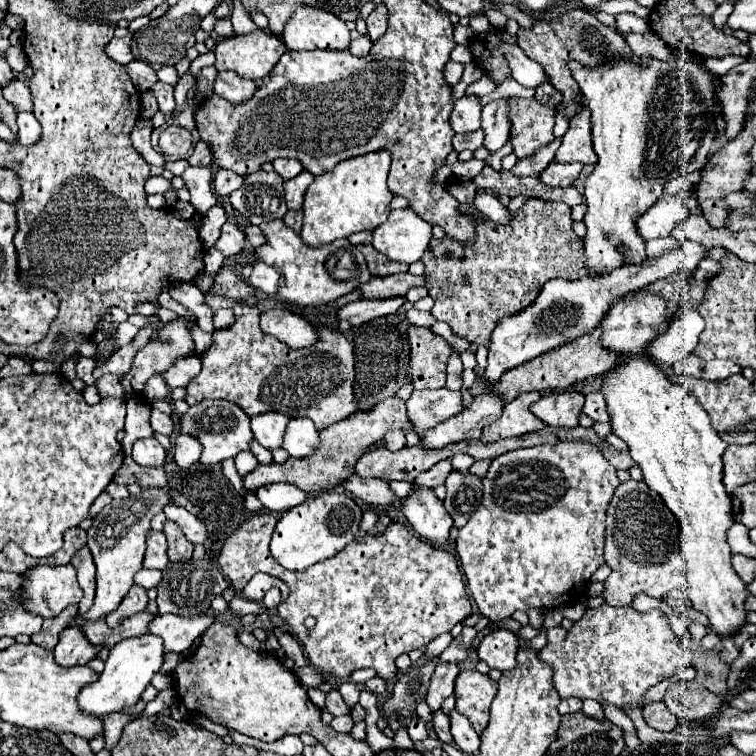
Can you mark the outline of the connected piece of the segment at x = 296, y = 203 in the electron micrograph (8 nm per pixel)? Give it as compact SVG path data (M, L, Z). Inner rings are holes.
M302 171L300 175L296 175L294 179L284 181L284 191L286 191L286 205L288 209L302 209L302 199L304 199L304 191L308 189L308 185L314 181L314 175L308 171Z

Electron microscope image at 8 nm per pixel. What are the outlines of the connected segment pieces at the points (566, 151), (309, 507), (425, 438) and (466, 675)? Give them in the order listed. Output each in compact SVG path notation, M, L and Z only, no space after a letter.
M588 107L570 119L570 127L566 135L562 137L562 145L556 151L556 161L570 163L570 161L580 161L584 165L596 165L596 153L592 149L592 123L590 123L590 113Z
M326 491L318 497L310 497L280 517L272 535L270 553L282 567L290 571L302 571L318 561L334 557L350 541L354 541L360 531L362 513L364 511L360 505L356 505L356 501L346 493Z
M478 395L468 409L428 429L420 437L420 443L424 449L440 449L464 439L480 439L482 427L492 423L496 413L502 413L502 407L504 403L496 395Z
M464 669L456 679L456 711L466 715L478 733L488 725L490 705L496 697L496 691L498 683L476 669Z

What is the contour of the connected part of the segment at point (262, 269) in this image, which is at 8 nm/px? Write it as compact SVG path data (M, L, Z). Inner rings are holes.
M258 261L258 263L254 263L254 271L252 271L248 283L258 293L264 293L264 295L272 297L278 291L278 279L280 279L280 275L276 273L276 269L272 269L272 267L264 265L262 261Z

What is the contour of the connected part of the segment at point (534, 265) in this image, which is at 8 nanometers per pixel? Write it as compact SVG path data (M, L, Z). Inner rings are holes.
M518 195L508 205L514 215L510 225L484 221L468 205L460 209L476 217L478 237L464 245L448 237L444 241L432 239L422 261L426 265L424 275L428 275L430 297L434 299L432 315L438 321L446 321L456 335L470 343L488 345L496 321L530 305L544 281L554 277L582 279L588 275L584 273L582 239L572 231L568 205Z

